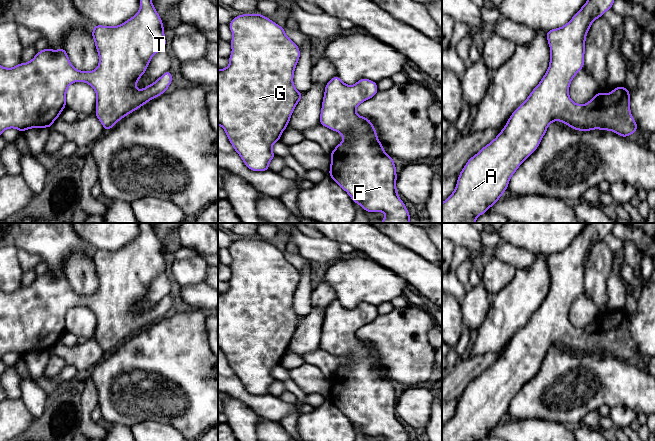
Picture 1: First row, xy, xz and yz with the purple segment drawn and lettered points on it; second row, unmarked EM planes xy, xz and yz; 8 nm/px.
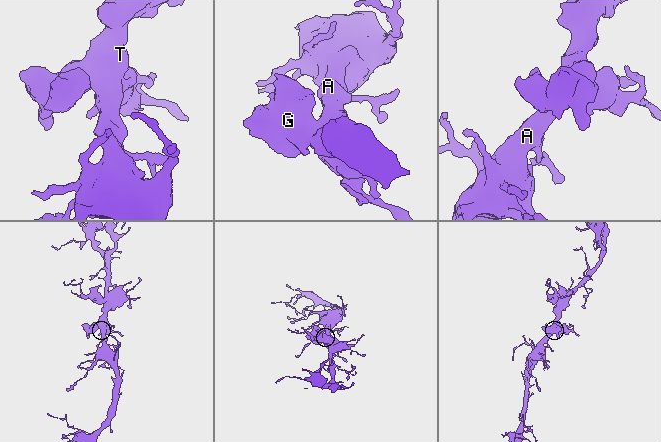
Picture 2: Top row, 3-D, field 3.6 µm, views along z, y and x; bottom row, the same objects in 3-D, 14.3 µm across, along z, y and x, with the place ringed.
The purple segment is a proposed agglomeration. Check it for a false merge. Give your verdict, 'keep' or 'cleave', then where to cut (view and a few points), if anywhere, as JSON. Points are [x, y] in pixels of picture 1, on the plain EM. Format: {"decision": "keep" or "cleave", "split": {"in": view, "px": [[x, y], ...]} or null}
{"decision": "keep", "split": null}

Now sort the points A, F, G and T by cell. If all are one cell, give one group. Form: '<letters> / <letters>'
A F G T

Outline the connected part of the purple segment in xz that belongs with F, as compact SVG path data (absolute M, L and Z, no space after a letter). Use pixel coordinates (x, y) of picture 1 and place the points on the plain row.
M336 299L325 310L320 348L339 356L343 362L330 378L329 400L366 436L384 436L386 441L410 441L396 414L393 382L384 375L371 345L356 337L356 331L377 316L377 307L366 302L350 310Z

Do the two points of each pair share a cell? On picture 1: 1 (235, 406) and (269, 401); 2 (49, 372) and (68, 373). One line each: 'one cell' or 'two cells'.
1: two cells
2: two cells

